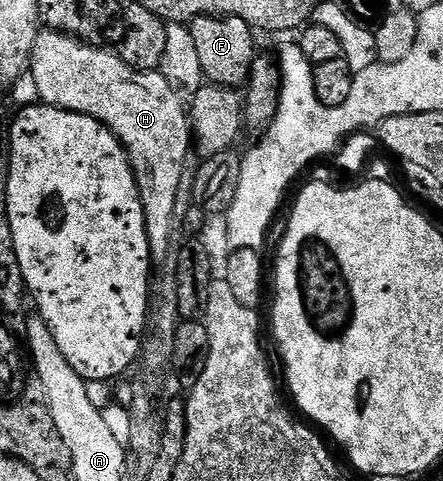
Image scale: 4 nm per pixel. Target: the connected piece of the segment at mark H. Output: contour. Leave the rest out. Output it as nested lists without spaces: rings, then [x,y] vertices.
[[[39,32],[28,73],[31,78],[34,76],[34,89],[38,92],[37,100],[41,104],[88,115],[117,135],[118,142],[126,149],[140,191],[151,258],[162,263],[171,256],[170,240],[174,237],[174,229],[176,233],[176,191],[180,191],[180,179],[189,158],[186,156],[192,153],[192,126],[188,109],[183,98],[168,83],[168,79],[164,79],[160,71],[141,73],[139,69],[128,67],[128,63],[124,63],[117,52],[110,50],[109,53],[106,49],[98,48],[102,47],[80,41],[69,33]]]

